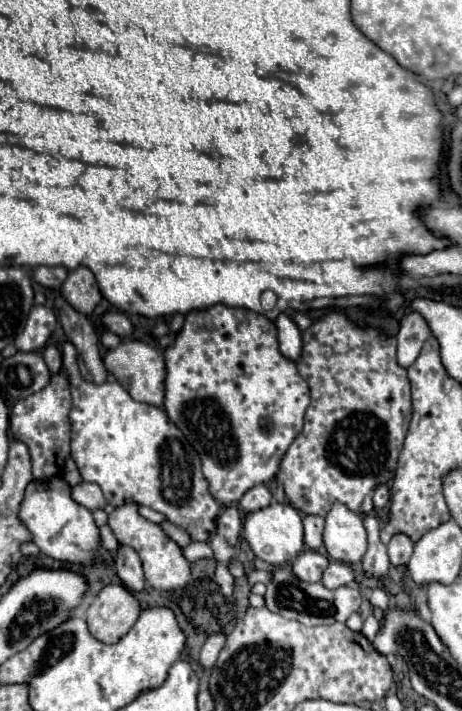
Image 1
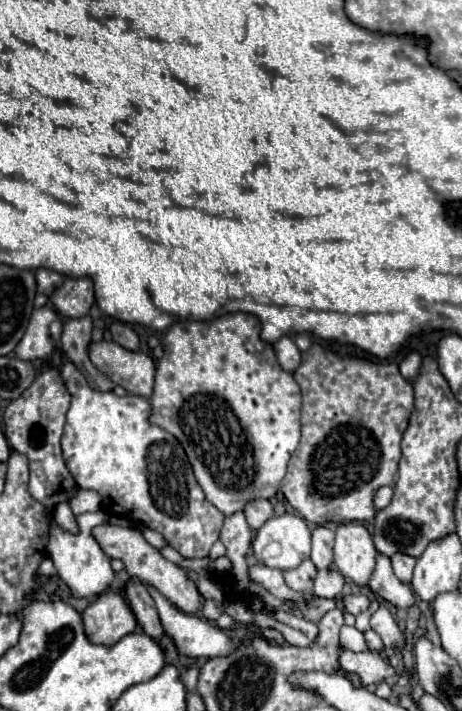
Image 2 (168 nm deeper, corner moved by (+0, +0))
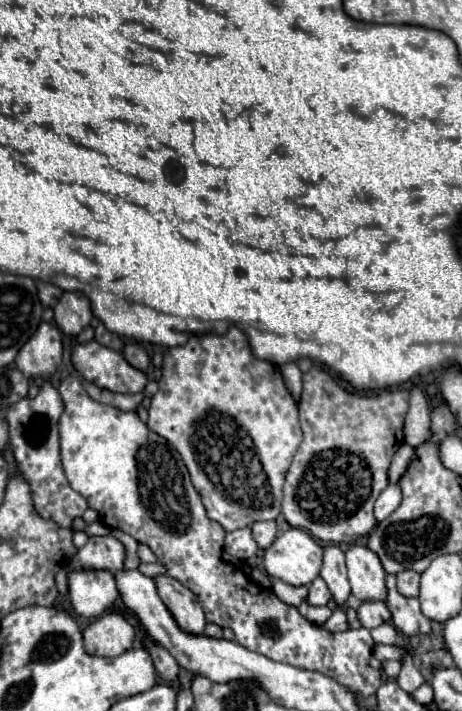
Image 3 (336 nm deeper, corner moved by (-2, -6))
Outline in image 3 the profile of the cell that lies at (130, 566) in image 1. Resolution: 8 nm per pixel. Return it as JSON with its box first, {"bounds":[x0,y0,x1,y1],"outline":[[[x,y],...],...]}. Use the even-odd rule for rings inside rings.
{"bounds":[146,641,180,681],"outline":[[[156,641],[146,643],[146,649],[148,649],[148,653],[150,653],[152,661],[154,661],[154,667],[156,667],[156,671],[160,673],[160,677],[172,681],[172,679],[178,675],[178,669],[180,669],[180,667],[178,667],[178,663],[174,661],[174,657],[168,653],[168,649],[162,647],[162,645],[156,643]]]}

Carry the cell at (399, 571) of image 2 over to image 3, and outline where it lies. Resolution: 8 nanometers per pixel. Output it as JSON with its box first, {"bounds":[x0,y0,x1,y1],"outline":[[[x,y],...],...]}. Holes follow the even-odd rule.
{"bounds":[396,571,420,597],"outline":[[[400,571],[396,575],[398,591],[406,597],[416,597],[418,595],[418,583],[420,583],[420,573],[416,571]]]}

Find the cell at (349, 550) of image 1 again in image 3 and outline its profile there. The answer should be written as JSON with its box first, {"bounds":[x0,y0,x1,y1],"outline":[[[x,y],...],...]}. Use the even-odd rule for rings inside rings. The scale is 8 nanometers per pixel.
{"bounds":[346,545,386,601],"outline":[[[350,545],[346,549],[346,567],[352,595],[360,601],[382,601],[386,595],[386,571],[374,551],[366,545]]]}

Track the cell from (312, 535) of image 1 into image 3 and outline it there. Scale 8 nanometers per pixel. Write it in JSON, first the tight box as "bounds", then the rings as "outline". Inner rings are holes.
{"bounds":[320,545,350,605],"outline":[[[338,545],[324,547],[324,563],[320,569],[320,577],[326,581],[328,589],[332,591],[334,601],[338,605],[344,605],[350,595],[350,585],[348,585],[348,577],[346,577],[344,553]]]}

